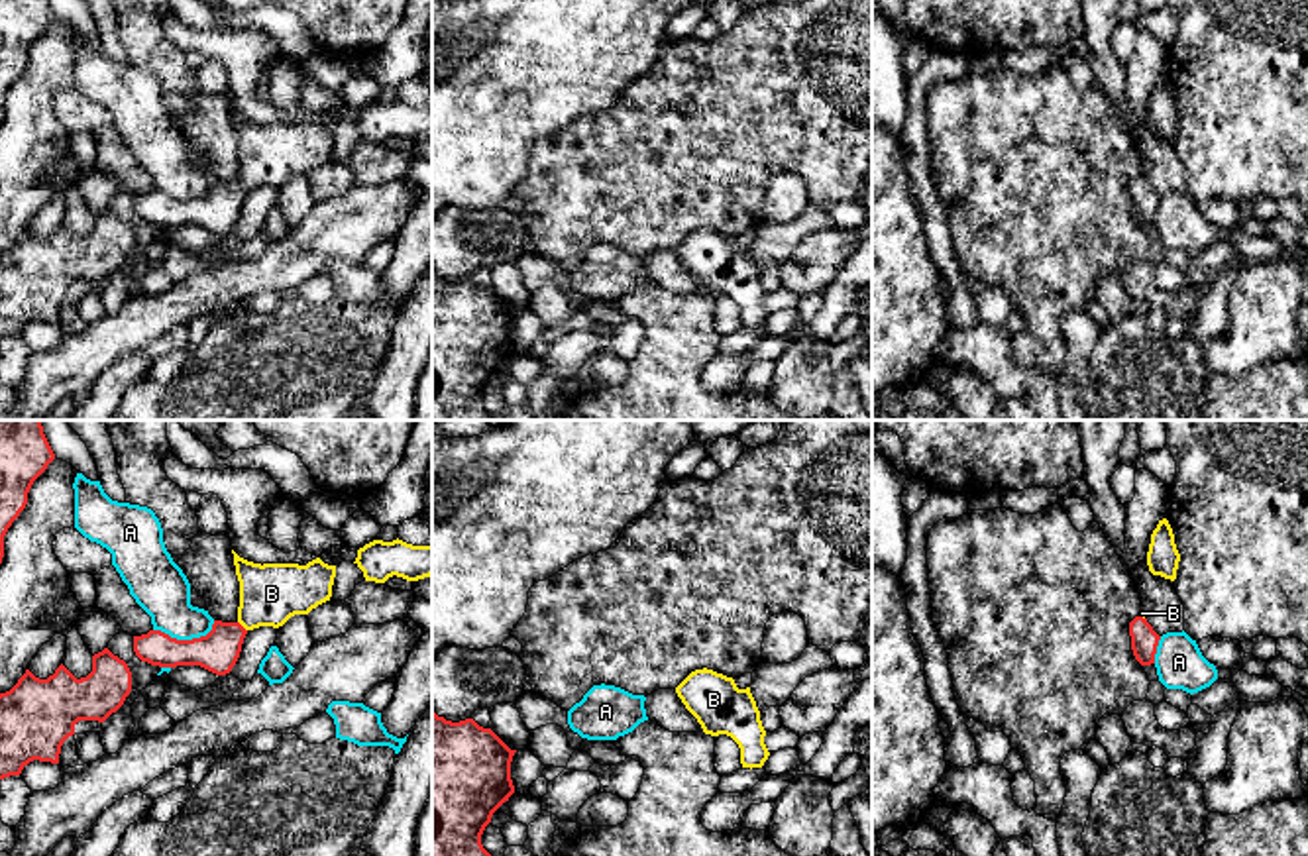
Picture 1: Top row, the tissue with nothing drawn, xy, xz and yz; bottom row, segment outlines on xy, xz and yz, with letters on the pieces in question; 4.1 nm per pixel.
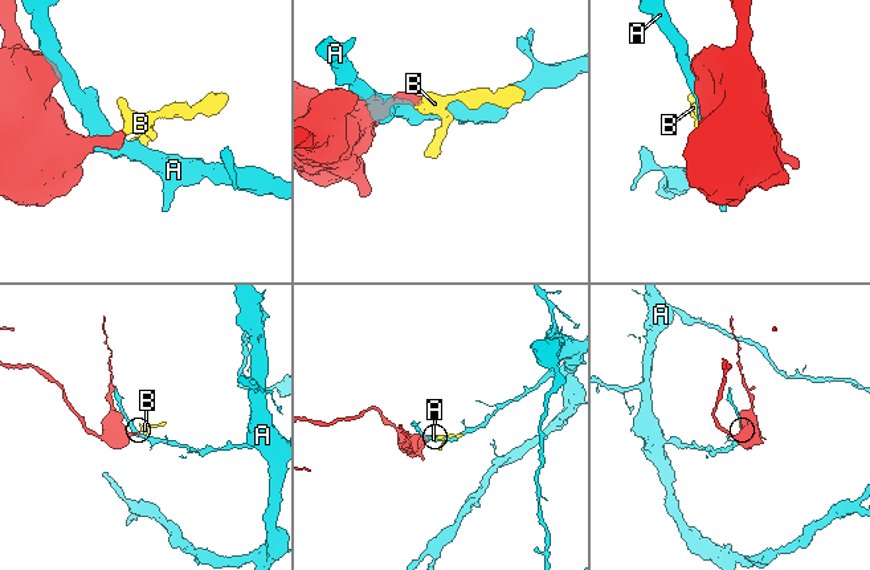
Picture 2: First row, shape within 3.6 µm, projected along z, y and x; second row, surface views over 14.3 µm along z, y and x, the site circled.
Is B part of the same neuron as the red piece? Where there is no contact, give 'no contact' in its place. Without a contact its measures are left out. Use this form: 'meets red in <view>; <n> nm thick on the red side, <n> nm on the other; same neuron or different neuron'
meets red in xy; 170 nm thick on the red side, 240 nm on the other; same neuron

